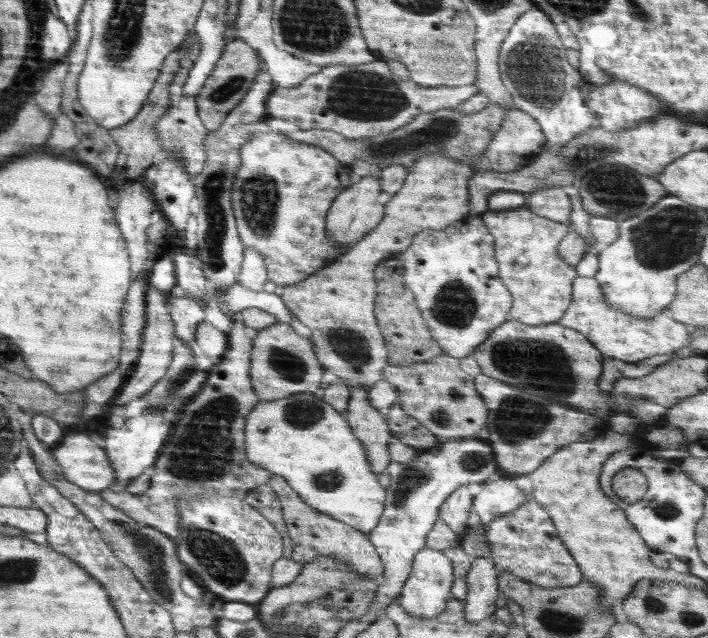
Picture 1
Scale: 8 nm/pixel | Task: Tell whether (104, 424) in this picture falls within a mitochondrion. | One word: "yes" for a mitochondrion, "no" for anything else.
no

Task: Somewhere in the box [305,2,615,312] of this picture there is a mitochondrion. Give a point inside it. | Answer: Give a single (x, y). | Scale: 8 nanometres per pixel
(534, 67)

